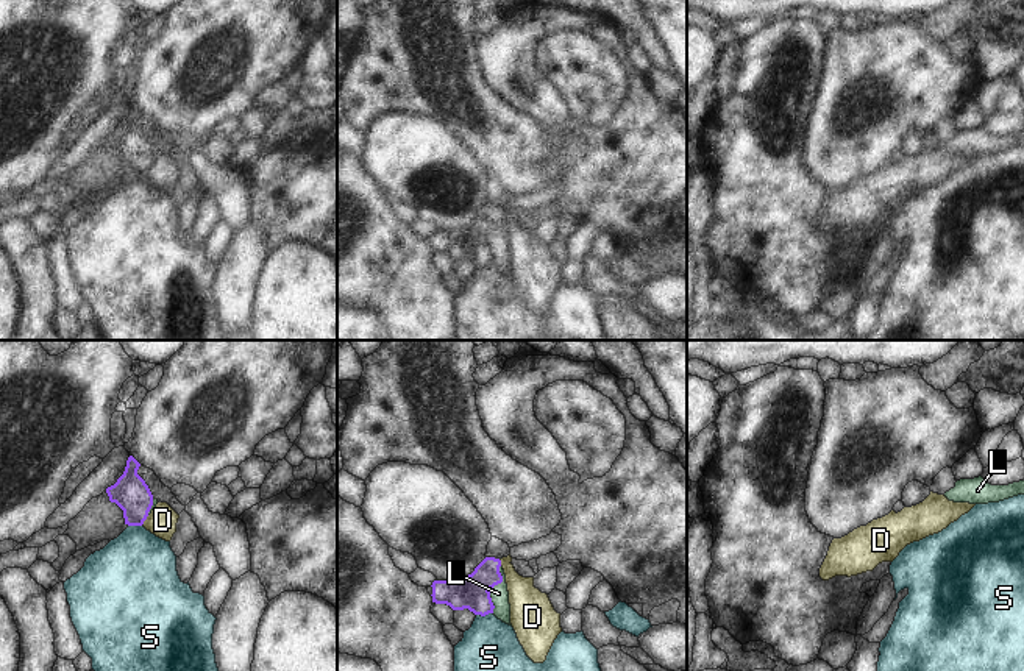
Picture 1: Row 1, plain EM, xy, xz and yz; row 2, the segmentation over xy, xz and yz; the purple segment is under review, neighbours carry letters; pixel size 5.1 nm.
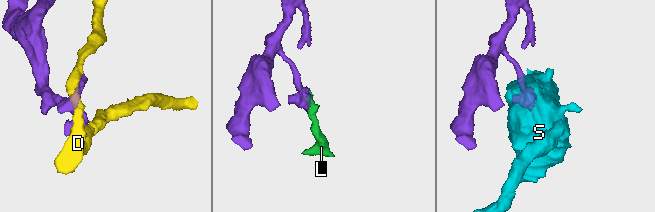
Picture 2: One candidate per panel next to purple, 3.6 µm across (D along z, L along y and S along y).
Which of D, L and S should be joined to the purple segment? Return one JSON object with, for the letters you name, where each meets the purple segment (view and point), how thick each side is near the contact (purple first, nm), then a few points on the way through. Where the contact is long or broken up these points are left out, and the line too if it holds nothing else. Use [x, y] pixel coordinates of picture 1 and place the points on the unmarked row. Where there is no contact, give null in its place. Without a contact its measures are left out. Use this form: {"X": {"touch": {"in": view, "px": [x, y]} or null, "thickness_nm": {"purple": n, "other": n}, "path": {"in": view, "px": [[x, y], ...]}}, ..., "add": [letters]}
{"L": {"touch": {"in": "xz", "px": [492, 237]}, "thickness_nm": {"purple": 180, "other": 100}, "path": {"in": "xz", "px": [[472, 242], [483, 242], [492, 237], [500, 247]]}}, "add": ["L"]}

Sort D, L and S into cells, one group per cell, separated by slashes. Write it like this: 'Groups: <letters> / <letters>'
Groups: D / L / S

